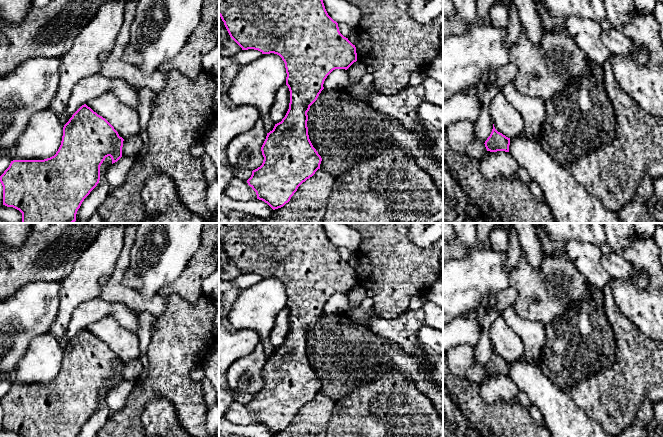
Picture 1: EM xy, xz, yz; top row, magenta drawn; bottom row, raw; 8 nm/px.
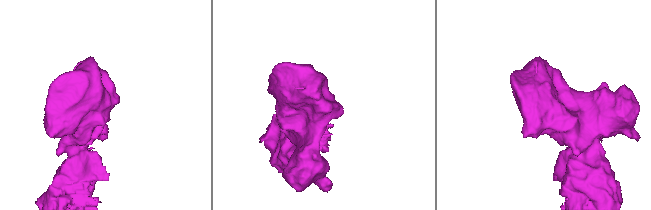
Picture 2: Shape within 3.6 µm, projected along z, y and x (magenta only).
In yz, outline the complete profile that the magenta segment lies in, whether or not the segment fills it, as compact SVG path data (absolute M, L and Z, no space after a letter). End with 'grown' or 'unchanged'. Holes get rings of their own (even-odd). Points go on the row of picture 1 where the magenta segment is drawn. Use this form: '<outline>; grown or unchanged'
M493 124L492 132L484 144L487 151L490 152L497 152L497 151L509 152L510 138L498 132Z; unchanged

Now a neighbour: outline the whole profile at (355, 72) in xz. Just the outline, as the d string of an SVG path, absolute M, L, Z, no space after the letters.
M354 62L348 69L349 83L345 87L345 91L349 93L350 89L356 84L359 83L362 76L367 72L366 65L361 62Z

